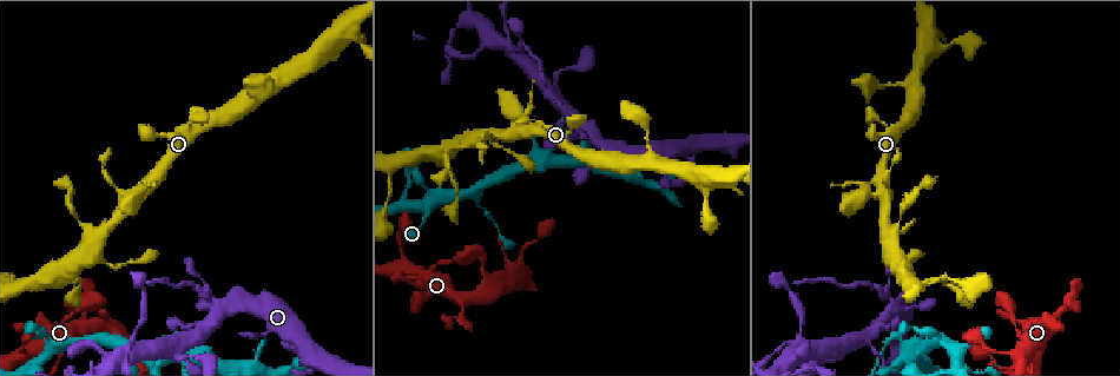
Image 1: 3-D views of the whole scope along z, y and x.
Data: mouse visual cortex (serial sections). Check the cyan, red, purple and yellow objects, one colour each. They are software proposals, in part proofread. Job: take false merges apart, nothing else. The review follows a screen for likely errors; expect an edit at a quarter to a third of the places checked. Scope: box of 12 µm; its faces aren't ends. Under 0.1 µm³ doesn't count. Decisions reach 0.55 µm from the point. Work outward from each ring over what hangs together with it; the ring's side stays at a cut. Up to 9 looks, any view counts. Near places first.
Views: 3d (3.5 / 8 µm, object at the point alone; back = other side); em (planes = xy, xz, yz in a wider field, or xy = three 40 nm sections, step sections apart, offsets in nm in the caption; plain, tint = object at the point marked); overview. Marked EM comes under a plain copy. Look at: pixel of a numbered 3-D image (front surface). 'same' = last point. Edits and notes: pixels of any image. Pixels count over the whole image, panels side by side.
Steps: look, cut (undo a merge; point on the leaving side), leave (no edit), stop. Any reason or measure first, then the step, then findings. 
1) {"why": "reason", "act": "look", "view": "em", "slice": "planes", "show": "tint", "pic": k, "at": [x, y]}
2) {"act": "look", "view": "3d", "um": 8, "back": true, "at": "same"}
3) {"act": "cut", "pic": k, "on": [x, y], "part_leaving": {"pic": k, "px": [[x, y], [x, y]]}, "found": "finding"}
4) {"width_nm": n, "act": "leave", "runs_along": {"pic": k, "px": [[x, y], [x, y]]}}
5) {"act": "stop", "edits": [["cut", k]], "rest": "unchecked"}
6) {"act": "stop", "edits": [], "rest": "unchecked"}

{"why": "three arms meet", "act": "look", "view": "3d", "um": 8, "pic": 1, "at": [221, 310]}

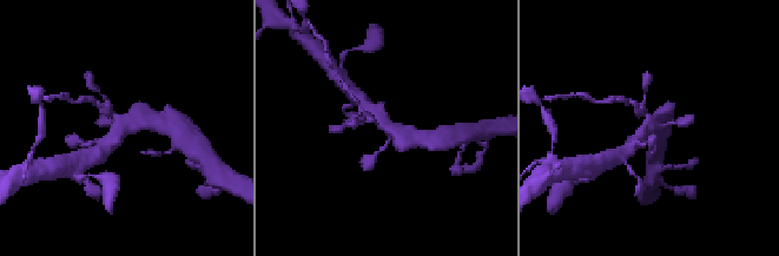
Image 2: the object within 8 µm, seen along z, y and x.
{"act": "look", "view": "3d", "um": 3.5, "pic": 2, "at": [127, 129]}

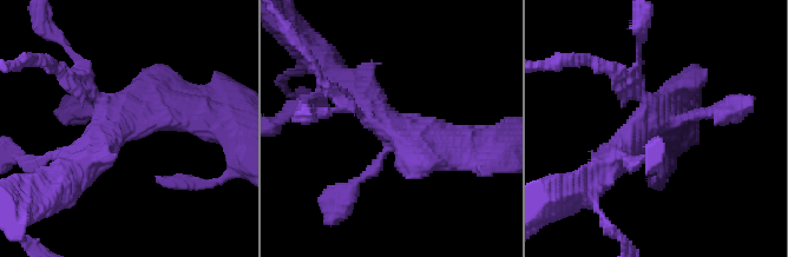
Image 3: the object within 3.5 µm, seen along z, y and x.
{"act": "look", "view": "em", "slice": "xy", "step": 5, "show": "tint", "pic": 3, "at": [119, 123]}

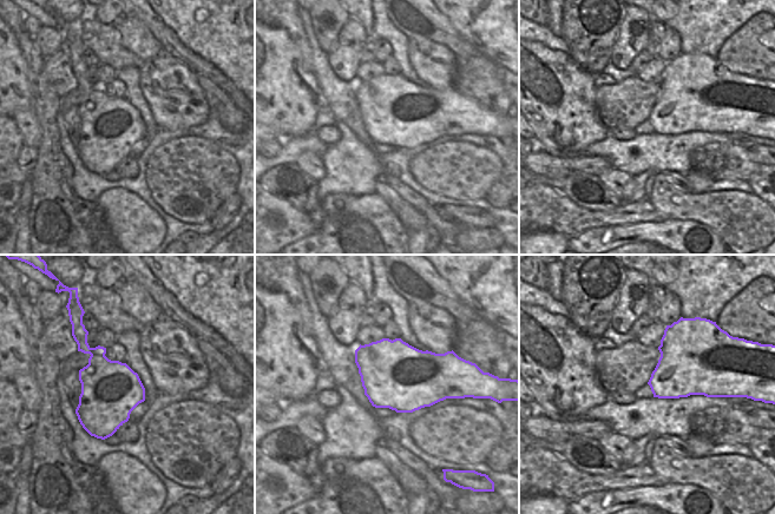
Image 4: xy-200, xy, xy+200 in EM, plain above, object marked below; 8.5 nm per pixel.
{"act": "cut", "pic": 3, "on": [70, 80], "part_leaving": {"pic": 3, "px": [[96, 96], [48, 60], [26, 57]]}, "found": "a second cell is stuck on"}

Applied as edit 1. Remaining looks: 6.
{"why": "thin arm on a thick one", "act": "look", "view": "3d", "um": 3.5, "pic": 1, "at": [473, 193]}

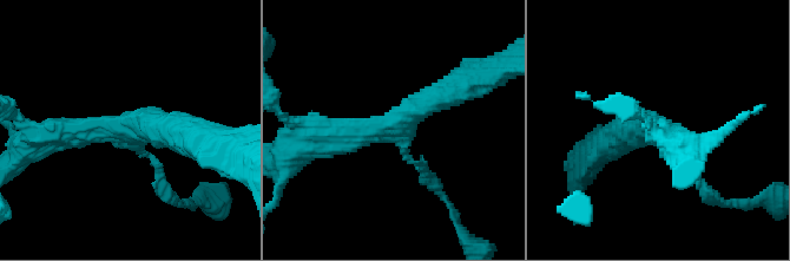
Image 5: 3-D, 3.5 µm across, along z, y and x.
{"act": "look", "view": "em", "slice": "planes", "show": "tint", "pic": 5, "at": [131, 128]}

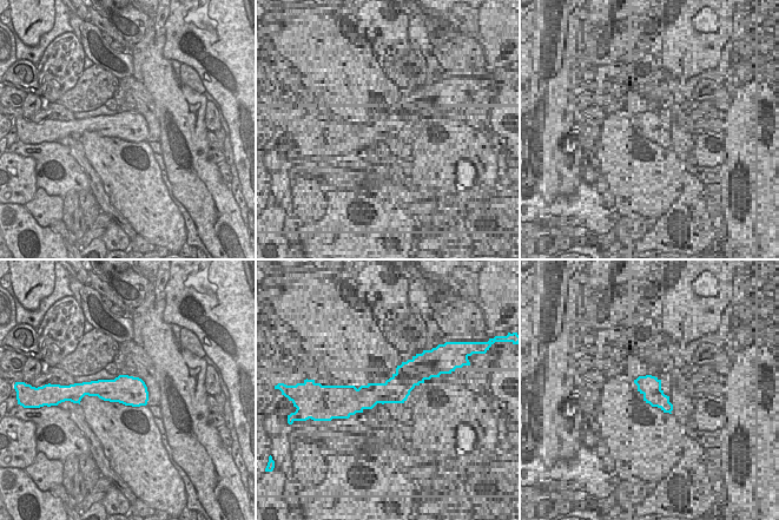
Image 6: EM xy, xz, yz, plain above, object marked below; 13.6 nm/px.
{"arms": 3, "arm_widths_nm": [100, 350, 400], "act": "leave", "runs_along": {"pic": 5, "px": [[315, 141], [395, 126], [460, 84]]}, "found": "one cell here"}

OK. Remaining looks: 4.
{"why": "abrupt turn", "act": "look", "view": "3d", "um": 3.5, "pic": 1, "at": [96, 308]}

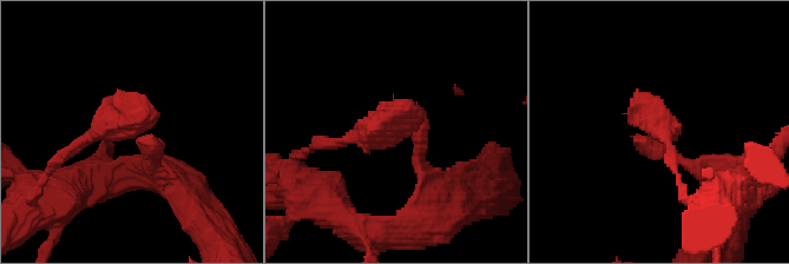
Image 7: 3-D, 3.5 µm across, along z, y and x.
{"why": "shape alone is not enough", "act": "look", "view": "em", "slice": "xy", "step": 2, "show": "tint", "pic": 7, "at": [400, 123]}

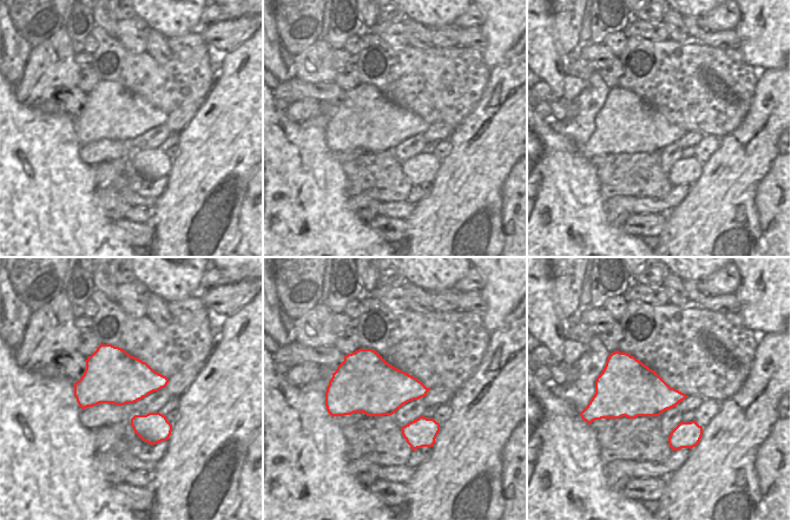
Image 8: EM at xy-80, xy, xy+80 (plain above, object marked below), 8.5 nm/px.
{"act": "leave", "runs_along": {"pic": 7, "px": [[422, 172], [408, 118], [354, 136]]}, "found": "all the same cell"}

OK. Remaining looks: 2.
{"why": "three arms meet", "act": "look", "view": "3d", "um": 3.5, "back": true, "pic": 1, "at": [783, 346]}

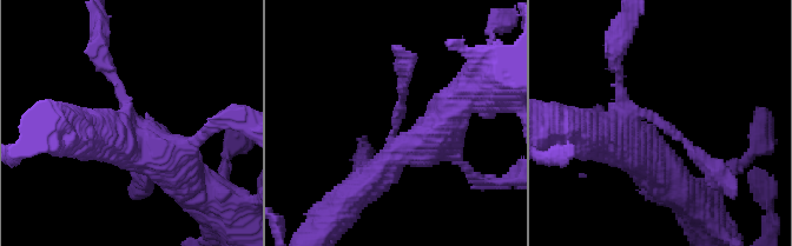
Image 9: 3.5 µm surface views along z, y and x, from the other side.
{"arms": 3, "arm_widths_nm": [150, 450, 500], "act": "look", "view": "em", "slice": "xy", "step": 1, "show": "tint", "pic": 9, "at": [653, 119]}

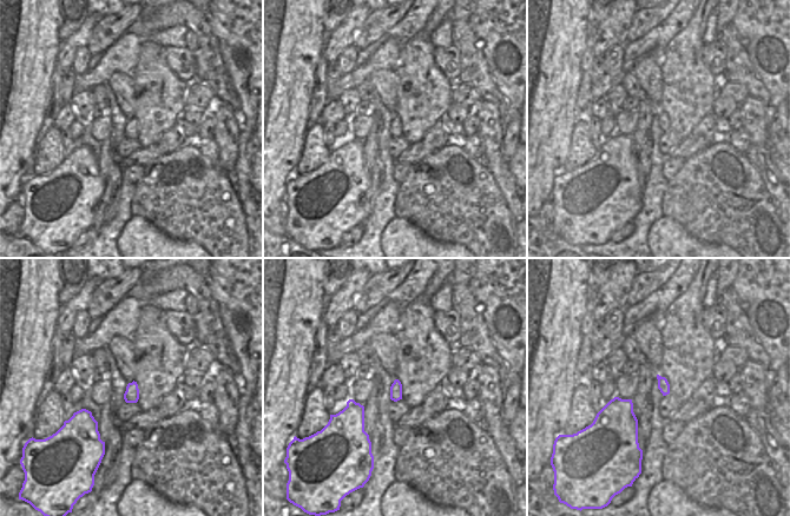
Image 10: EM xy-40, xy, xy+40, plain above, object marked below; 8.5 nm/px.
{"act": "leave", "runs_along": {"pic": 9, "px": [[600, 133], [624, 140], [652, 115], [714, 170]]}, "found": "continuous, no second cell"}

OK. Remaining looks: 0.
{"act": "stop", "edits": [["cut", 3]], "rest": "unchecked"}

